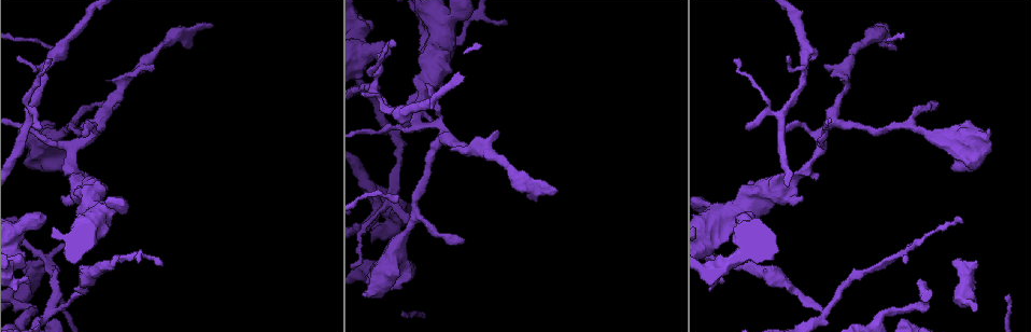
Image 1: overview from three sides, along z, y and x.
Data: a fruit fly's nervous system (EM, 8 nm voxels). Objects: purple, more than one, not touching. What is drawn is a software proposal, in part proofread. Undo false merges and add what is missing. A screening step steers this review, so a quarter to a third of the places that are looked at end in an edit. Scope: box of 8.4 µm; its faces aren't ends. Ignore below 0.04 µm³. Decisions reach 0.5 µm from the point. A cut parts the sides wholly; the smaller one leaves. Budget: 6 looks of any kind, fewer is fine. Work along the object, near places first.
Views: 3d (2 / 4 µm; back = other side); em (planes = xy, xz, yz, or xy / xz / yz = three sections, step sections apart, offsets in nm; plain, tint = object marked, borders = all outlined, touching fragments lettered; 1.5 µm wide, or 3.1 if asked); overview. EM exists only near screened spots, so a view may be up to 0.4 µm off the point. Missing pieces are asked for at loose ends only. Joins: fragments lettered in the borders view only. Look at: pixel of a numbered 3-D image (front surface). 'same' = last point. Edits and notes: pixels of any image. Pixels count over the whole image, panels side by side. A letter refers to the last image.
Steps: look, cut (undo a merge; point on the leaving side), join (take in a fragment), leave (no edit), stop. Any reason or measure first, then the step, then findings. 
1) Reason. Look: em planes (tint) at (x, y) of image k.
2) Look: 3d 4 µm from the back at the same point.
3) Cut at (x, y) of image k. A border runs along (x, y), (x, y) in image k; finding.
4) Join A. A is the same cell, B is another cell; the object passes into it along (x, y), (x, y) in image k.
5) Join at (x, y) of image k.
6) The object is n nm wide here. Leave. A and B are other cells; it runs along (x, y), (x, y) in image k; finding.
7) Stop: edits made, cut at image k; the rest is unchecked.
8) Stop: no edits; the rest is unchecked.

Free end. Look: 3d 4 µm from the back at (28, 283) of image 1.

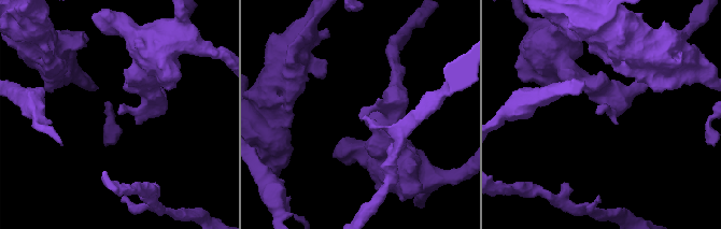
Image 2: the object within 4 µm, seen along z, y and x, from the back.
Now the EM. Look: em planes (borders) at (361, 119) of image 2.

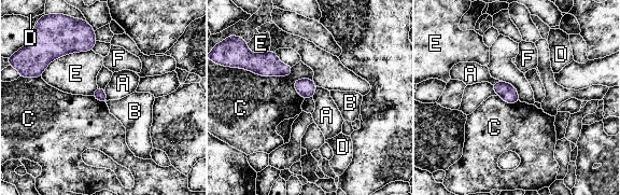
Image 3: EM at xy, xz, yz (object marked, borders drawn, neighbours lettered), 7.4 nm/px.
Leave. A, B, C, D, E and F are other cells; a border runs along (318, 86), (312, 97) in image 3; none of them fits.

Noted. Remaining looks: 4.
Free end. Look: em xz step 8 (borders) at (747, 128) of image 1.

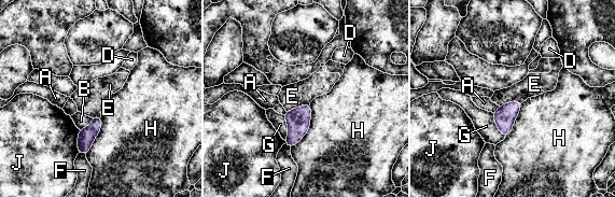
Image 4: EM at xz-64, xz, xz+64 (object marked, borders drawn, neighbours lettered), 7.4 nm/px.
The object is 160 nm wide here. Leave. A, B, D, E, F, G, H and J are other cells; no lettered fragment goes on from it.

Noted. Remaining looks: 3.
Look: 3d 2 µm at (64, 244) of image 1.

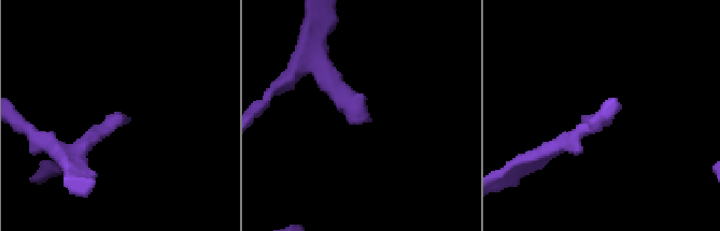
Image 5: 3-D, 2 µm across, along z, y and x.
Look: em planes (borders) at (119, 115) of image 5.

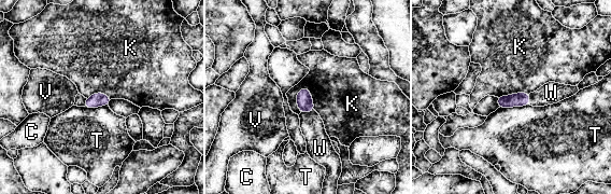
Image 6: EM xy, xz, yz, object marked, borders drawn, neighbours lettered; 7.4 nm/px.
The object is 110 nm wide here. Join W. W is the same cell, C, K, T and V are other cells; the object passes into it along (304, 100), (307, 112), (318, 143) in image 6; it goes on there.

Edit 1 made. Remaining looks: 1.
Stop: edits made, join at image 6; the rest is unchecked.

